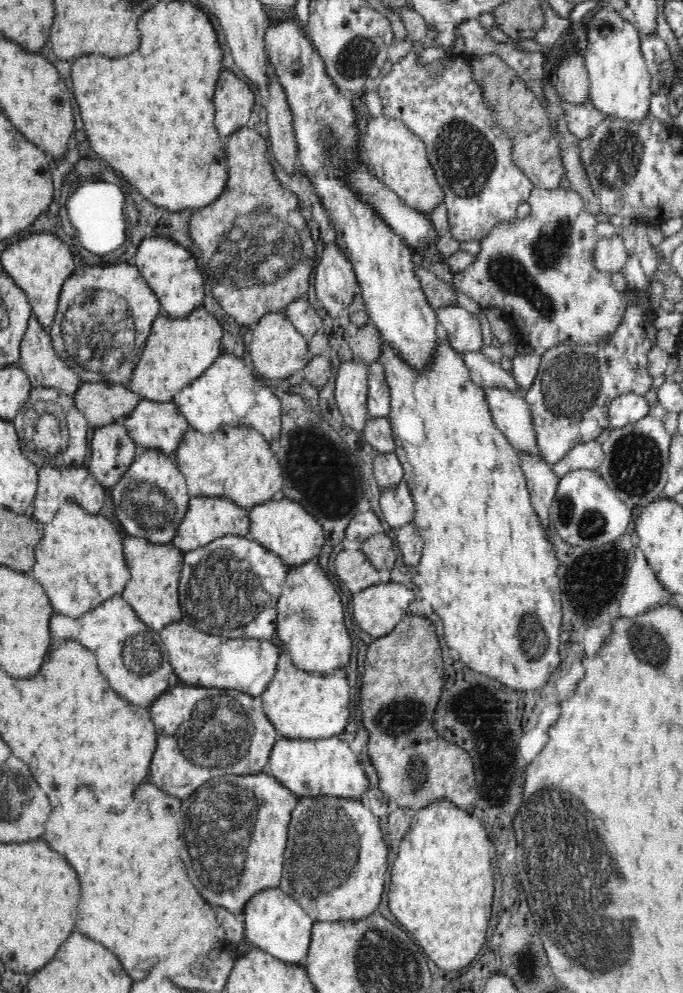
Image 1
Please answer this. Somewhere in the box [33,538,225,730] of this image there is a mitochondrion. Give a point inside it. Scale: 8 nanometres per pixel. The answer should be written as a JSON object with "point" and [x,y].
{"point":[137,654]}

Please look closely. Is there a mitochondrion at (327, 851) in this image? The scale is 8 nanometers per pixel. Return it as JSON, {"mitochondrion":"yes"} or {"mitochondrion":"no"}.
{"mitochondrion":"yes"}

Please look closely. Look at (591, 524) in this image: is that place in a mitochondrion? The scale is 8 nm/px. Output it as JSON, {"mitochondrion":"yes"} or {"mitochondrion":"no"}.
{"mitochondrion":"yes"}

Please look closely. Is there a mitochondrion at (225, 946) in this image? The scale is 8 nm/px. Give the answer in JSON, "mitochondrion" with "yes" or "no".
{"mitochondrion":"no"}

